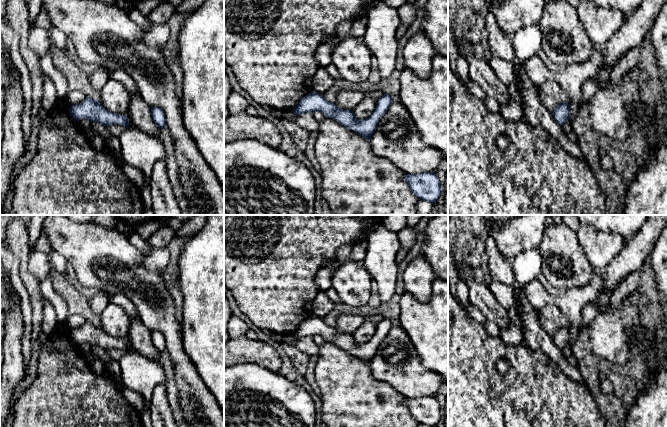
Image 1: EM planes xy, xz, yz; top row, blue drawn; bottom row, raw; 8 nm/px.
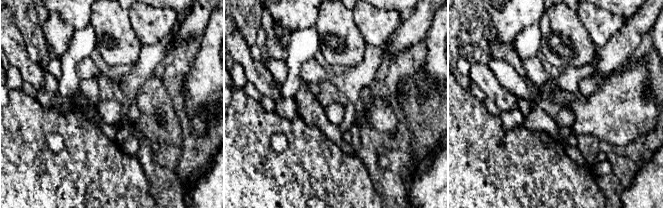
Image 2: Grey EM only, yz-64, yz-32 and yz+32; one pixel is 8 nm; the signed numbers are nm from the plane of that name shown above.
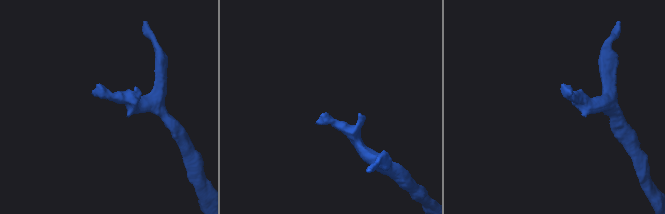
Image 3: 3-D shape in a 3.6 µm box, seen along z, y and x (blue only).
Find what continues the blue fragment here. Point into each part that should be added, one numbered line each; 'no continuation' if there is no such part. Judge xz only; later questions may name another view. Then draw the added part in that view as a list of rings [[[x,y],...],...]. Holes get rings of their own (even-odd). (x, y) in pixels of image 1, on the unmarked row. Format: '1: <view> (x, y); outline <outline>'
no continuation

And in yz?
no continuation

